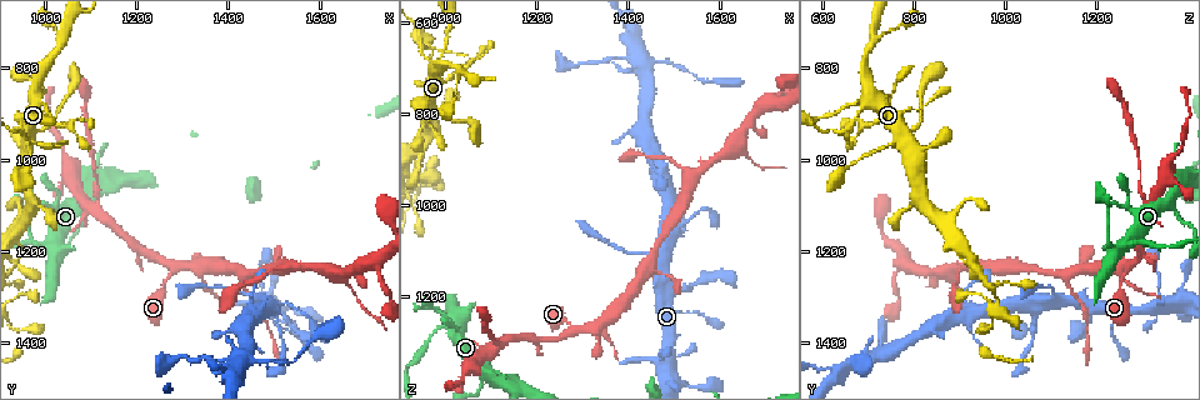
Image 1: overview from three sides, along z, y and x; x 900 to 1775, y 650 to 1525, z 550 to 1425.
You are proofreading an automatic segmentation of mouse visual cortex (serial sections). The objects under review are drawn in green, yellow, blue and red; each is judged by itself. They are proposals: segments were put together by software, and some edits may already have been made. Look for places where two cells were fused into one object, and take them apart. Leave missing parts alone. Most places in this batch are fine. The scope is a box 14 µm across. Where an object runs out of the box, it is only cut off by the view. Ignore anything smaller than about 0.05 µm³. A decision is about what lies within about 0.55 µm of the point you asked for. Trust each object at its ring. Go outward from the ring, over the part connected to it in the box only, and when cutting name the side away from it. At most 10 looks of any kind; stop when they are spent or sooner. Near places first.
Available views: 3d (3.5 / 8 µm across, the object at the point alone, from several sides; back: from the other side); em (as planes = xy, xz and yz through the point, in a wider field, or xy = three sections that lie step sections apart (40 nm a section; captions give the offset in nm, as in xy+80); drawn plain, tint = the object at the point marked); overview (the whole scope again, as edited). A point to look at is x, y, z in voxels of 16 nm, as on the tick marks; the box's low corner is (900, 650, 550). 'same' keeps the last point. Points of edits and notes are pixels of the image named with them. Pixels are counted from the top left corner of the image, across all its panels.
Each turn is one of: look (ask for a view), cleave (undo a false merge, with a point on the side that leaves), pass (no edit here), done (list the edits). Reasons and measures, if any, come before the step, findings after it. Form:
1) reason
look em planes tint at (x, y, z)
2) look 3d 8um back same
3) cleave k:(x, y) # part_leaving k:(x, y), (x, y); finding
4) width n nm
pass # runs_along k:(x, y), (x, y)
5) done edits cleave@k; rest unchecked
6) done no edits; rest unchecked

narrows sharply
look 3d 3.5um at (1465, 1250, 1335)

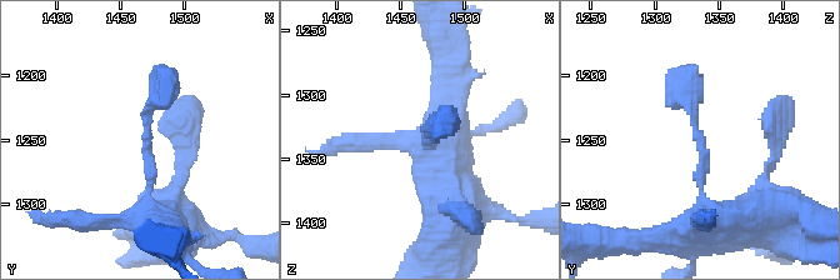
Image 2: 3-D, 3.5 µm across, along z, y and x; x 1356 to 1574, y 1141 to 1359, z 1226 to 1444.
pass # runs_along 2:(701, 226), (691, 73); all the same cell

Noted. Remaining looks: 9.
look 3d 3.5um at (1530, 1310, 1040)

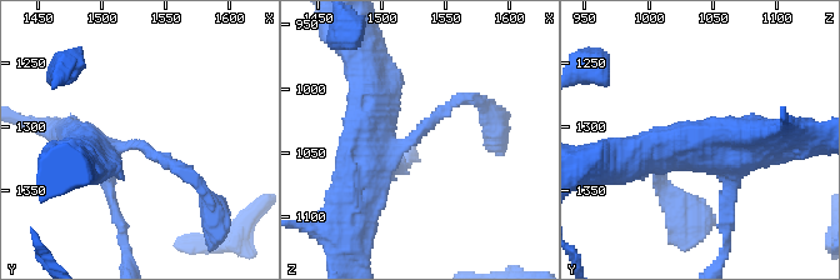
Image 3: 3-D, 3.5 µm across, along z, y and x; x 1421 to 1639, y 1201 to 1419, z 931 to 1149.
arm_widths 150, 500 nm
look em planes tint at (1528, 1314, 1036)

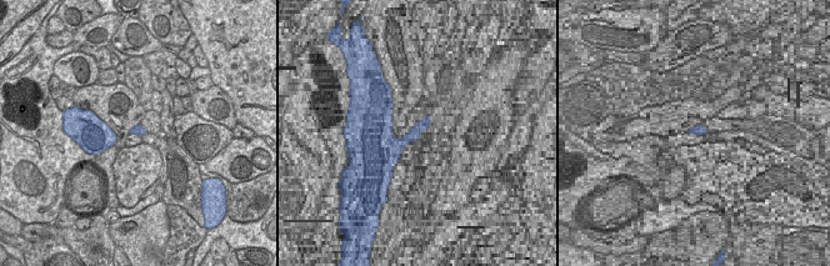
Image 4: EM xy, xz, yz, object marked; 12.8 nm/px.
pass # runs_along 3:(88, 145), (141, 145), (199, 184); one cell here

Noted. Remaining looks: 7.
a fork
look 3d 3.5um back at (1290, 1235, 1265)

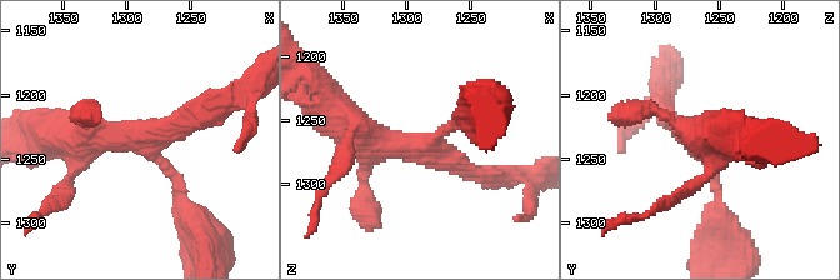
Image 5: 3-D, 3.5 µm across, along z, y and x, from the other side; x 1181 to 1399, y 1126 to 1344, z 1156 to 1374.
arms 3; arm_widths 150, 250, 400 nm
look em planes tint at (1284, 1240, 1268)

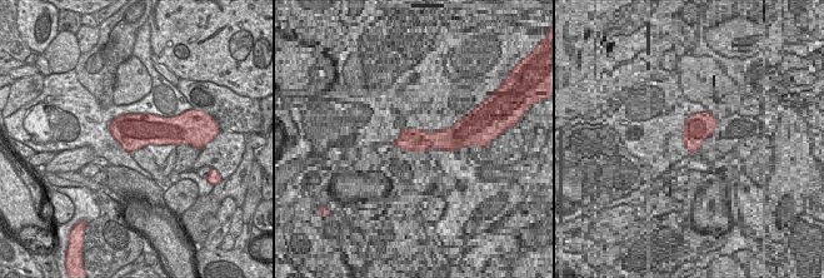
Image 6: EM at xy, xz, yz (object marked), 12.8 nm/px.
pass # runs_along 5:(188, 210), (138, 138), (65, 134); continuous, no second cell

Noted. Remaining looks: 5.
narrows sharply
look 3d 3.5um at (1110, 1025, 1290)

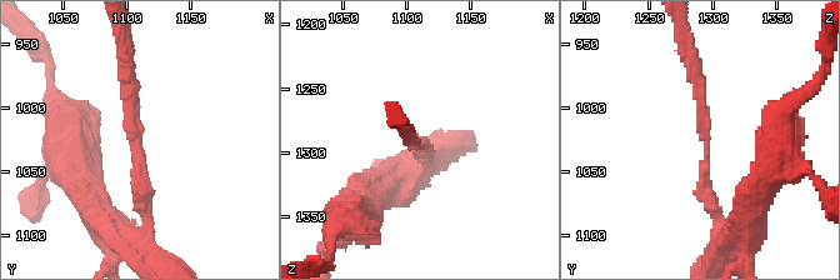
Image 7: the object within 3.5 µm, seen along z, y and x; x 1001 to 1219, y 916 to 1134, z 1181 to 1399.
arm_widths 150, 200 nm
look em xy step 1 tint at (1108, 1028, 1294)

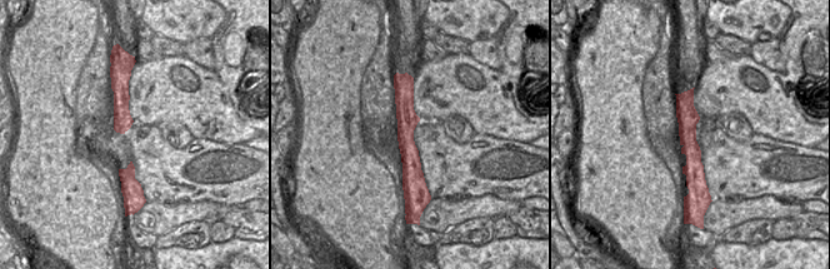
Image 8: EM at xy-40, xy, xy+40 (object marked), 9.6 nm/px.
pass # one cell here

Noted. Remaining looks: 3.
done no edits; rest unchecked

